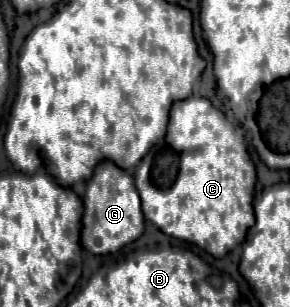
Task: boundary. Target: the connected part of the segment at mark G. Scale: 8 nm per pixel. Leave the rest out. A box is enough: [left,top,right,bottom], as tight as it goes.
[80,160,144,254]

